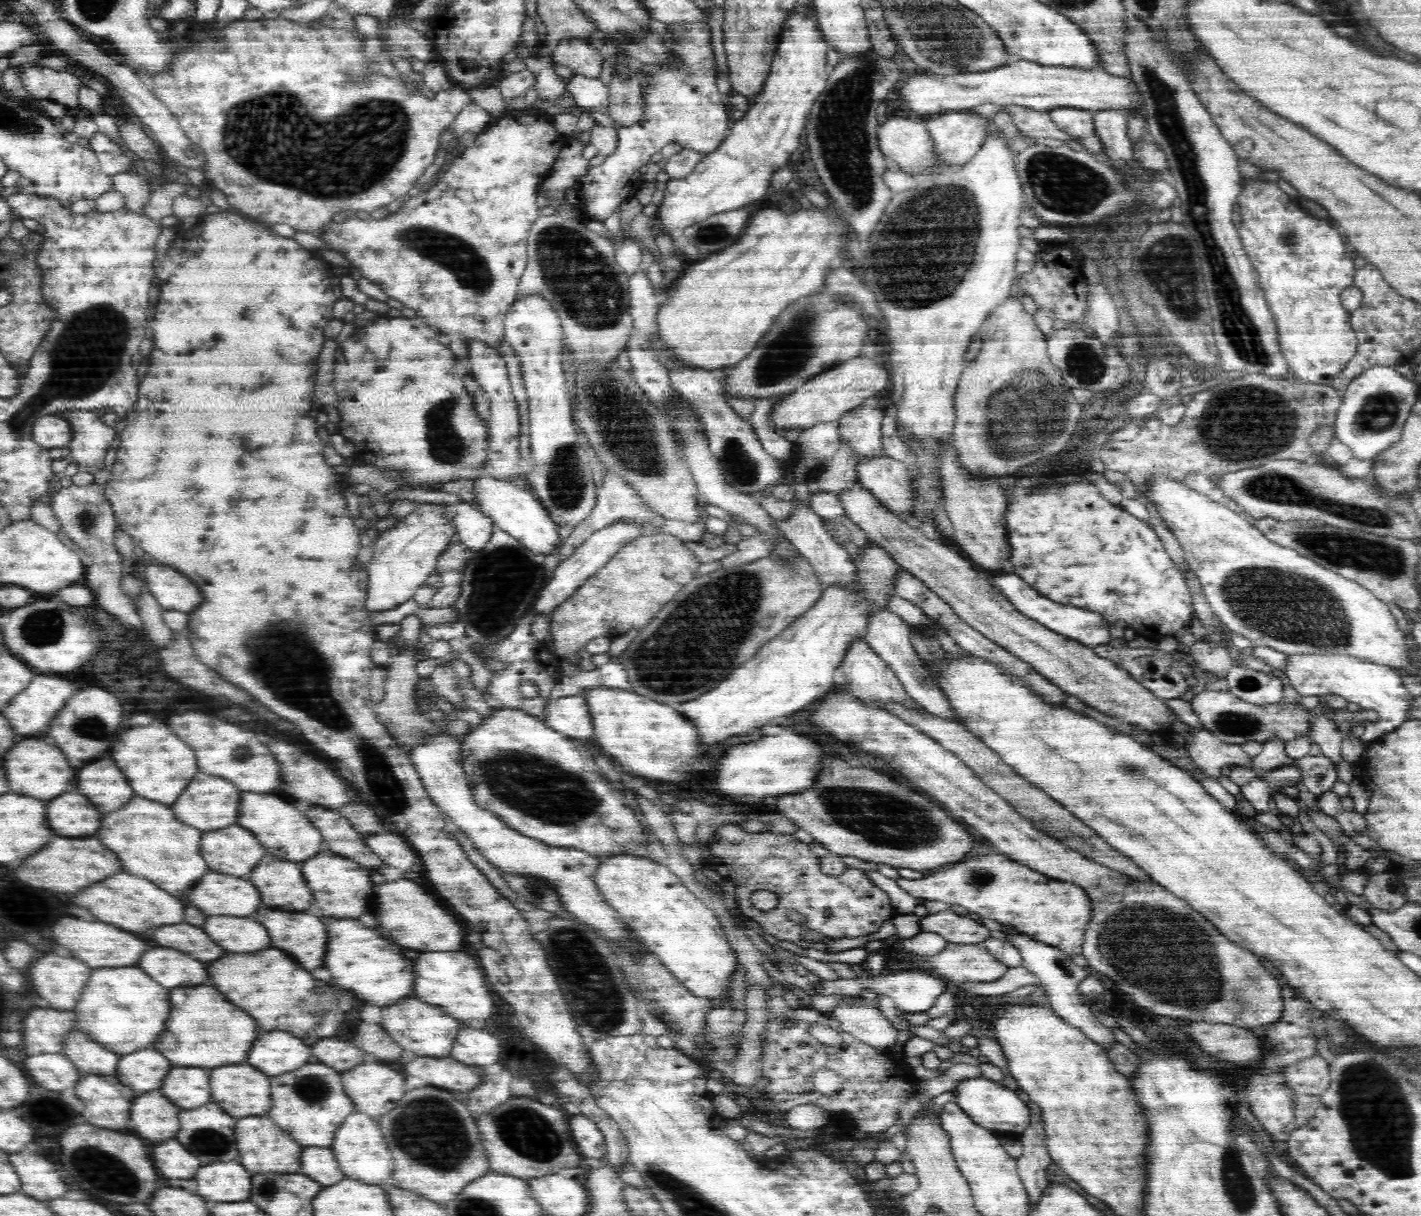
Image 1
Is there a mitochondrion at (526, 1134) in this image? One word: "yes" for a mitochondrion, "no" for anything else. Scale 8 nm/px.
yes

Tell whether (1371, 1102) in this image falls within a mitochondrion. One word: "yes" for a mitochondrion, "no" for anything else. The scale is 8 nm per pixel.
yes

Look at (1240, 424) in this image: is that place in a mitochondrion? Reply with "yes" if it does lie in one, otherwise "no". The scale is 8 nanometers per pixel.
yes

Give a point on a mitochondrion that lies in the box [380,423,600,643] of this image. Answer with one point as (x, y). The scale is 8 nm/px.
(500, 580)

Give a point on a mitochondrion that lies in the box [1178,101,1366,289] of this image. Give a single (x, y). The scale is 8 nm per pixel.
(1289, 237)

